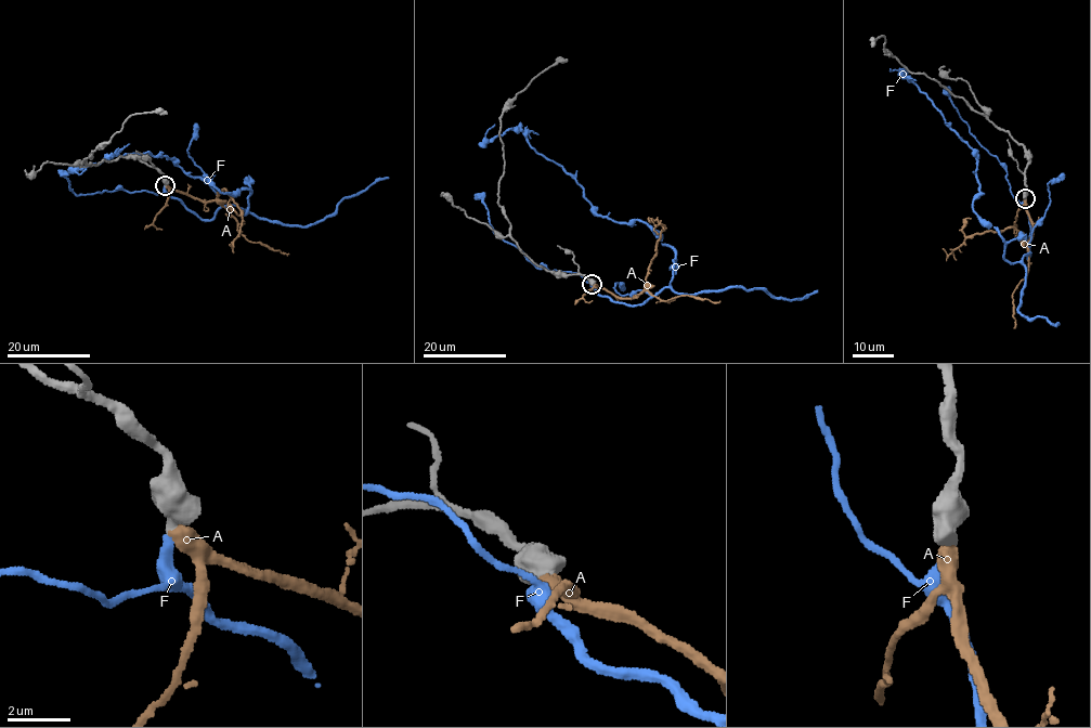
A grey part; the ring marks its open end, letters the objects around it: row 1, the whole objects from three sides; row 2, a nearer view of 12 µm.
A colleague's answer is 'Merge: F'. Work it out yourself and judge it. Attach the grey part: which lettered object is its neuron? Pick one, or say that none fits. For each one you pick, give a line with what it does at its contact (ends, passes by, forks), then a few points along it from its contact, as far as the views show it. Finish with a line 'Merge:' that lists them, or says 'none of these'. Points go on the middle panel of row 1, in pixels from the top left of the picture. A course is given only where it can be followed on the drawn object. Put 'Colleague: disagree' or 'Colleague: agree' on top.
Colleague: agree
F: it ends there; it runs (592, 284), (641, 303), (670, 285), (675, 254), (644, 221), (597, 213), (520, 130), (484, 138), (494, 125)
Merge: F

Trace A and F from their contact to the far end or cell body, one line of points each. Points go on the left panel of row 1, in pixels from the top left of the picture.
A: (165, 184), (204, 202), (216, 199), (217, 193), (225, 189), (237, 204), (242, 221), (232, 247), (229, 245)
F: (165, 185), (202, 219), (247, 212), (250, 191), (223, 192), (168, 156), (116, 154), (75, 171), (86, 169)

